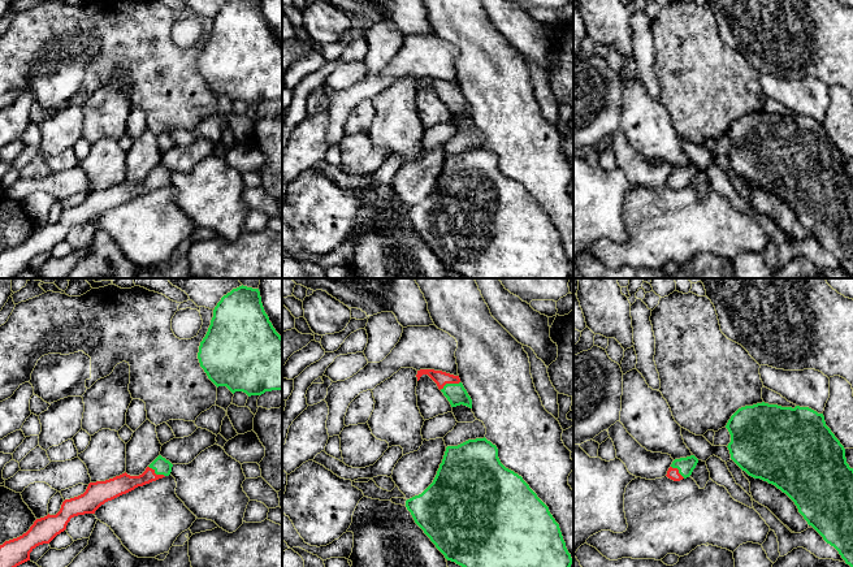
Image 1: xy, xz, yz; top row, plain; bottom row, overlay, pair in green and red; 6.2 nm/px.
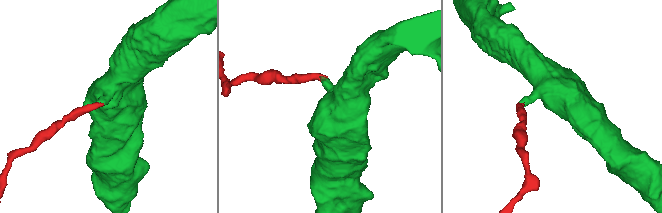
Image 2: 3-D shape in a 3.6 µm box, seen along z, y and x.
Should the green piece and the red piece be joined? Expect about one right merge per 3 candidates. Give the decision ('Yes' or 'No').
Yes

